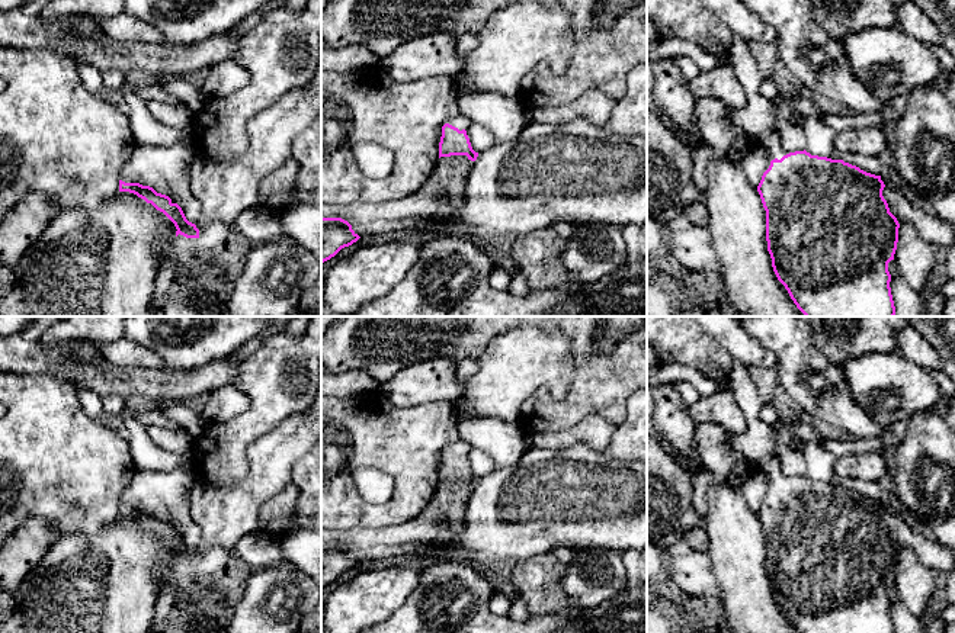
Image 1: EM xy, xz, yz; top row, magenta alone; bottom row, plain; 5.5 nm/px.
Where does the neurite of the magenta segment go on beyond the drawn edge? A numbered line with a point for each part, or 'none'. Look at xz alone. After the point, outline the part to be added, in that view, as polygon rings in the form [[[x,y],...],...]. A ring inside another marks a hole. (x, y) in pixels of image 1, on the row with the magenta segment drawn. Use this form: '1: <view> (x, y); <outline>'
1: xz (461, 121); [[[459,113],[458,116],[446,121],[445,123],[449,123],[449,125],[458,128],[459,131],[462,131],[462,129],[468,131],[468,128],[472,125],[472,121],[468,116]]]

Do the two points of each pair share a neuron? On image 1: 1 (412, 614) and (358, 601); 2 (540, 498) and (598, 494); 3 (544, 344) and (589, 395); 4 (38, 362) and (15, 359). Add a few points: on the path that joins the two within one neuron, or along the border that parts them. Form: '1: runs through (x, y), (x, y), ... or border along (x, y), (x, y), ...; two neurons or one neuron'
1: border along (417, 584), (388, 617); two neurons
2: runs through (554, 498), (583, 498); one neuron
3: border along (570, 344), (573, 378), (567, 392), (558, 399); two neurons
4: runs through (32, 360), (21, 359); one neuron

